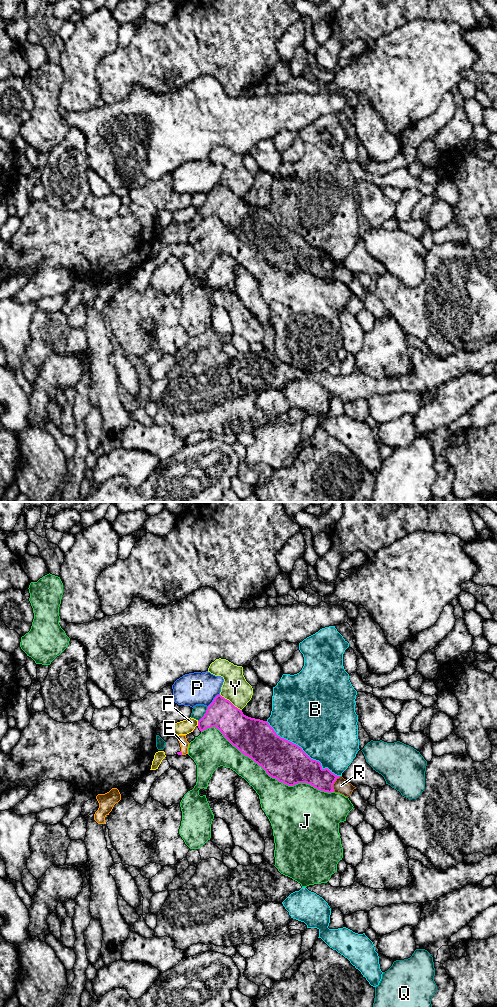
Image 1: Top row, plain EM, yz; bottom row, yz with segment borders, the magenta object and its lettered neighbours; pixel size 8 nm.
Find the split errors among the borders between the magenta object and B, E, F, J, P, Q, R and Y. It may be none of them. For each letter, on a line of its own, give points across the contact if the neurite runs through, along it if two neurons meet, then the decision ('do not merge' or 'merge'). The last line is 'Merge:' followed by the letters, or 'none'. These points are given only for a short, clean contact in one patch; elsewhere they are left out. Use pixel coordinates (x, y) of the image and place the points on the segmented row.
B: do not merge
E: runs through yz (179, 753), (181, 753), (184, 744); merge
F: do not merge
J: do not merge
P: do not merge
Q: do not merge
R: do not merge
Y: do not merge
Merge: E

